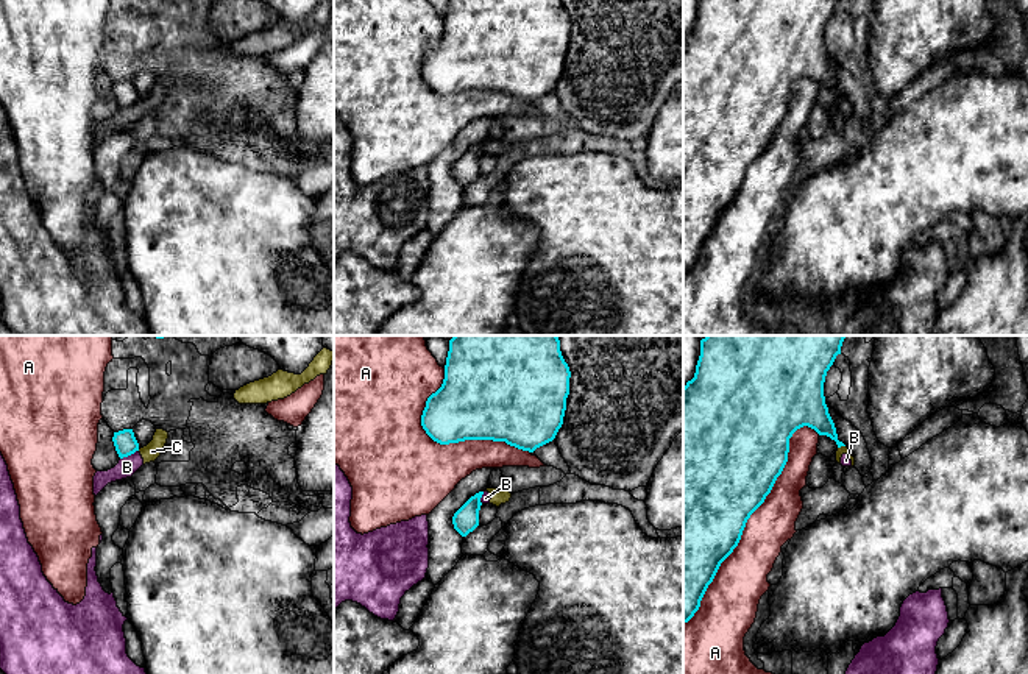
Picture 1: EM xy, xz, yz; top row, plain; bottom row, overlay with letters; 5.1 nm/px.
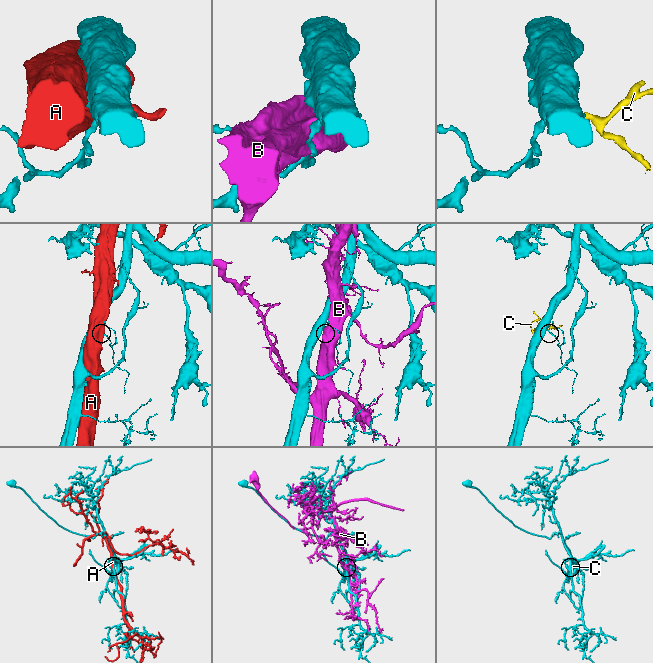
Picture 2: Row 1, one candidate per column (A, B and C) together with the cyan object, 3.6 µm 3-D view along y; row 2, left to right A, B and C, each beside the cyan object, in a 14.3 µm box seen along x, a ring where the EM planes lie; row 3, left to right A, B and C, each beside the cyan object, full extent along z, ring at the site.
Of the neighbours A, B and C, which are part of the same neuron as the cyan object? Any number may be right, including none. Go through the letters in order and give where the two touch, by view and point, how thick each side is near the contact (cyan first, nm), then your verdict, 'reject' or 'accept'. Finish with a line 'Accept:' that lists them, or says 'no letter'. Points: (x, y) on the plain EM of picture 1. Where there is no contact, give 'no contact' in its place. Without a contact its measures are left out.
A: yz (747, 169) | 500/220 nm | reject
B: xy (128, 105) | 120/100 nm | reject
C: yz (841, 95) | 180/50 nm | reject
Accept: no letter

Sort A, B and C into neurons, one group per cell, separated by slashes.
A / B C

